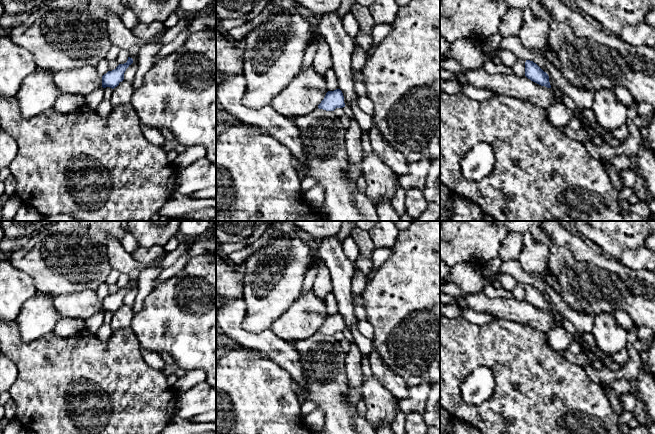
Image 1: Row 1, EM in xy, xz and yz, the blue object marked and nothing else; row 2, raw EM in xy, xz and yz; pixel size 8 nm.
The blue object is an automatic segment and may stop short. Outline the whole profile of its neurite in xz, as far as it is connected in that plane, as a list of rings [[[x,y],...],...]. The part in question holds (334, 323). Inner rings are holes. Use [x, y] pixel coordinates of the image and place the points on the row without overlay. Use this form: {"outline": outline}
{"outline": [[[336,313],[334,315],[328,315],[318,329],[319,333],[323,333],[326,335],[334,335],[336,332],[345,331],[344,320],[340,313]]]}

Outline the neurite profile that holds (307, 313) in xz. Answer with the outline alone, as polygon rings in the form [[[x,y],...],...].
[[[311,289],[295,299],[270,329],[278,337],[293,344],[317,332],[327,316],[324,300]]]

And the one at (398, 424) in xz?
[[[397,406],[397,414],[395,419],[391,422],[392,430],[395,434],[406,434],[405,430],[406,415]]]

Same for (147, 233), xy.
[[[128,221],[128,230],[139,246],[164,246],[179,232],[181,221]]]

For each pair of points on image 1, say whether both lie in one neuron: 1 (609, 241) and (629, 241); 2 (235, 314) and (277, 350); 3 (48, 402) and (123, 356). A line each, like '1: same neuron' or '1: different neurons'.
1: same neuron
2: same neuron
3: same neuron

